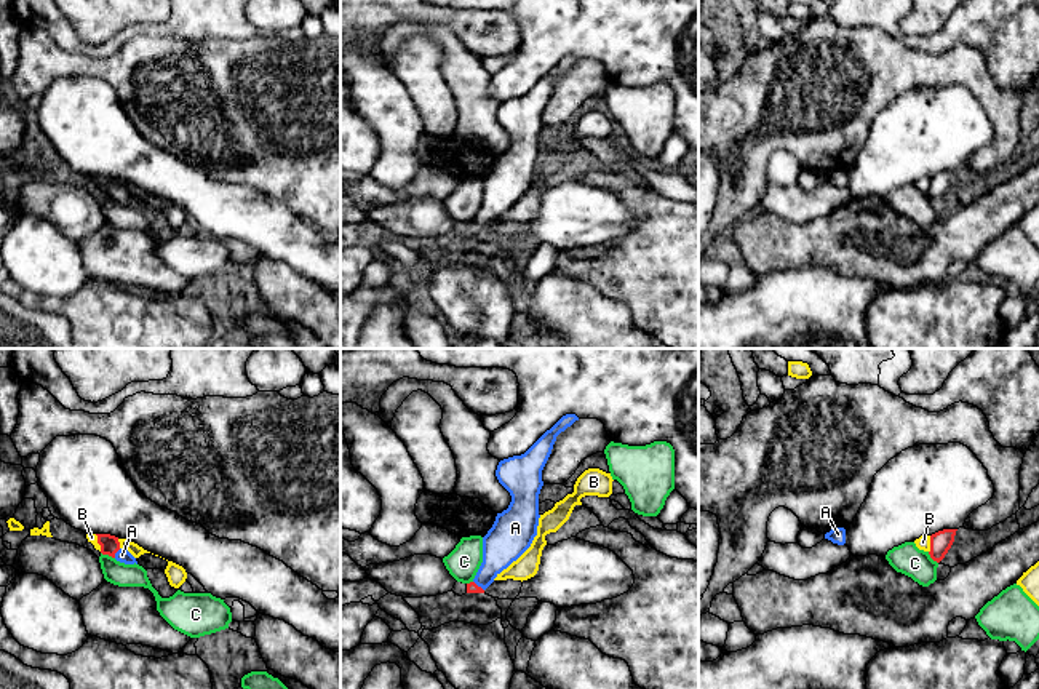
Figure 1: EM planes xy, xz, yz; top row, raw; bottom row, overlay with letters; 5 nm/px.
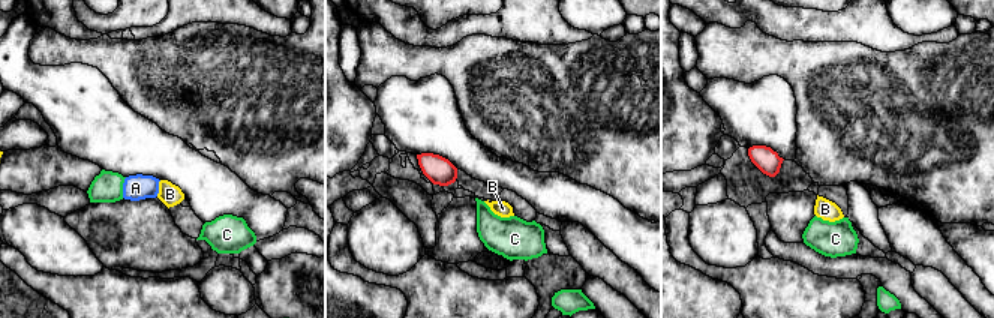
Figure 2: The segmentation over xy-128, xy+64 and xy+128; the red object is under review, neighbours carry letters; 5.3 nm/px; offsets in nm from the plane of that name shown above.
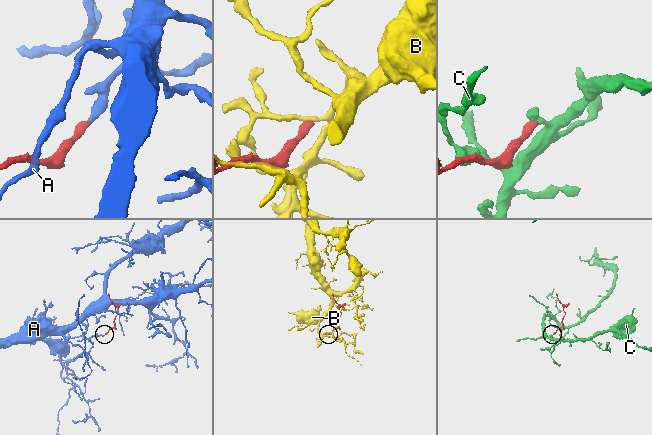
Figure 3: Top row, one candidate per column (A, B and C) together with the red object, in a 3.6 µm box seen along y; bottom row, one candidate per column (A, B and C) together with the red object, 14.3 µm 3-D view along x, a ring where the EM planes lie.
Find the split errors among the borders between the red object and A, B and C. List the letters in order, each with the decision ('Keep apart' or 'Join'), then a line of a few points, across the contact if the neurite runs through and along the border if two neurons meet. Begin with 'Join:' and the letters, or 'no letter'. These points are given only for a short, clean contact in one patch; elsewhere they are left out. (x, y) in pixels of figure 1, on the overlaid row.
Join: A
A: Join. Line: xy (109, 544), (115, 552), (122, 555)
B: Keep apart
C: Keep apart. Line: xy (101, 552), (114, 558)

